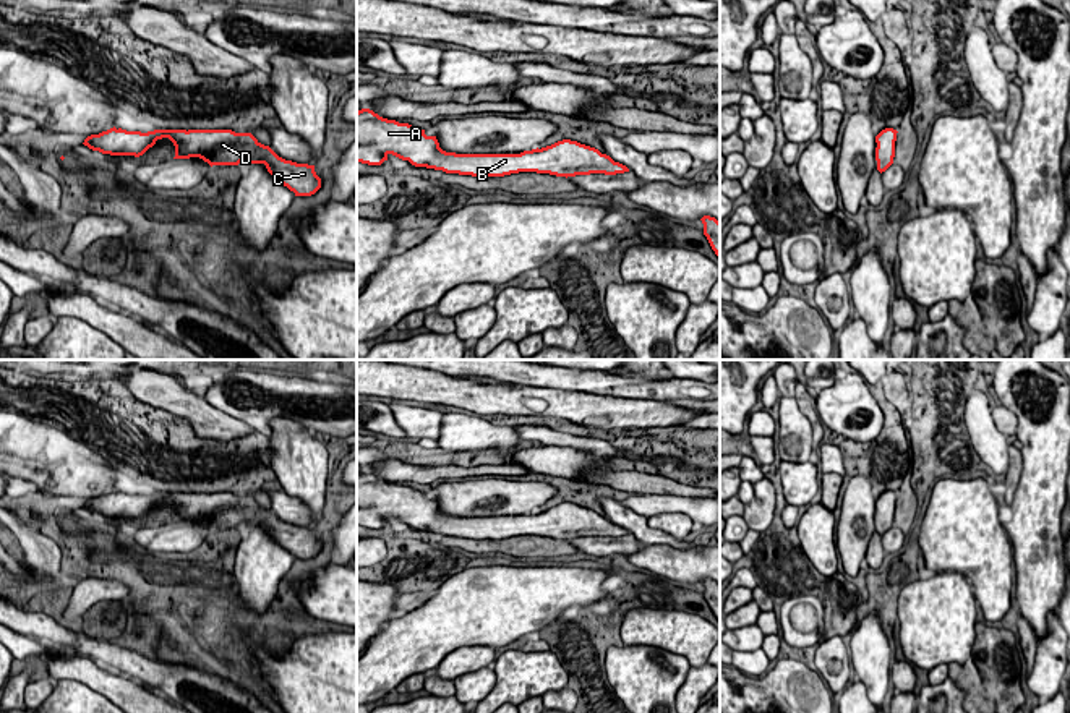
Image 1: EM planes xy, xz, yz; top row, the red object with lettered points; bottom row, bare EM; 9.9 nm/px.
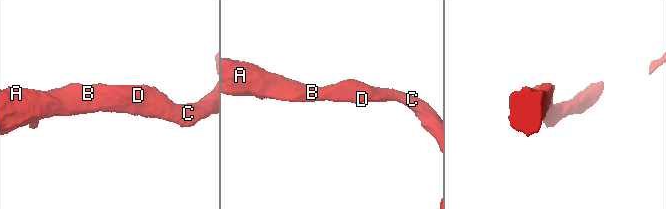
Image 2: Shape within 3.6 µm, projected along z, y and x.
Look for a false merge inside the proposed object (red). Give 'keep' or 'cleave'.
keep

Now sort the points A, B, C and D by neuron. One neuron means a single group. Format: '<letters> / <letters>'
A B C D

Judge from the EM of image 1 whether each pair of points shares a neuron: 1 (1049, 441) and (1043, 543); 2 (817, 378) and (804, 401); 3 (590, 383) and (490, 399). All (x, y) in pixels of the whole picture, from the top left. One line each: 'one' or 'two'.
1: one
2: two
3: two

